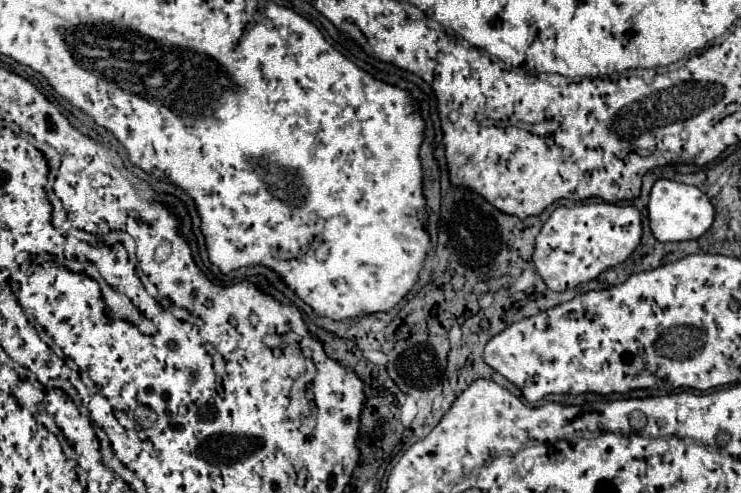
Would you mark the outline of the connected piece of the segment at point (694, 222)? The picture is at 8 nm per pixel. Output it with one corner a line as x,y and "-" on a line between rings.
659,178
653,184
647,210
649,210
651,232
659,242
681,242
703,236
709,230
715,214
709,198
699,188
665,178

